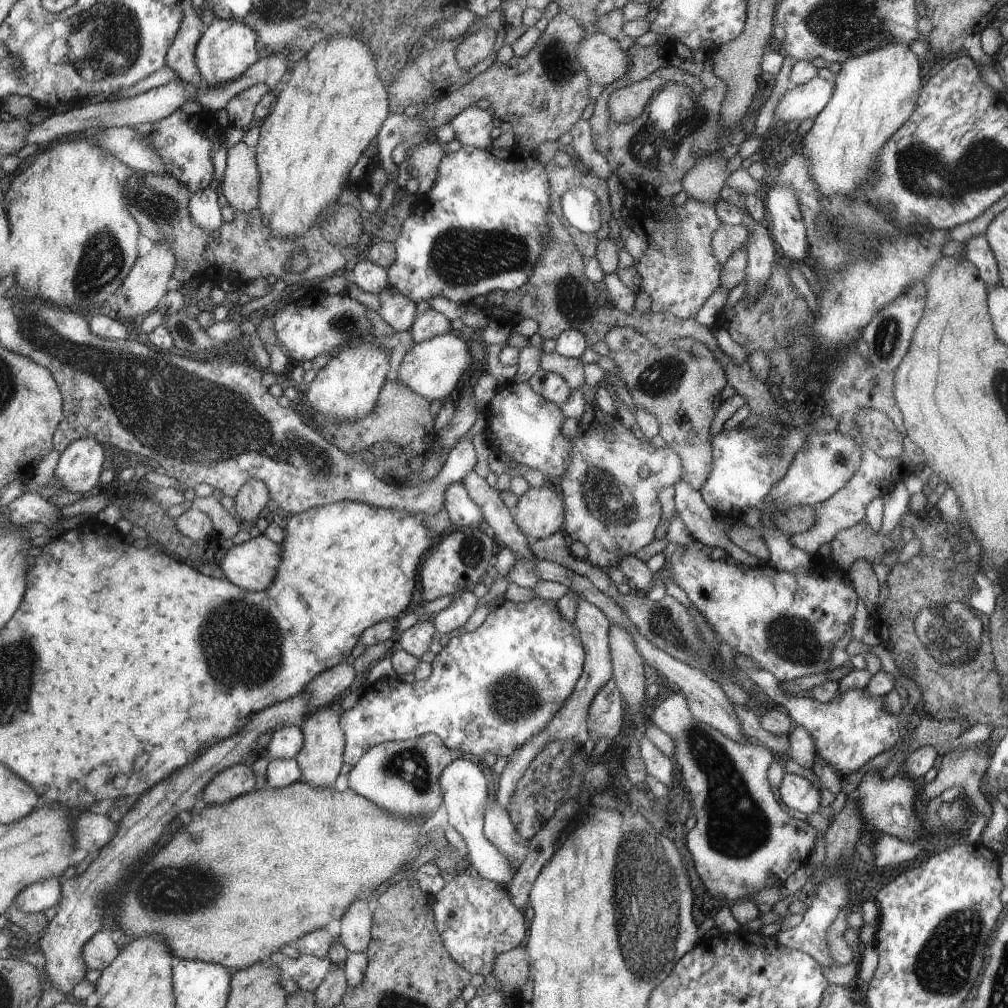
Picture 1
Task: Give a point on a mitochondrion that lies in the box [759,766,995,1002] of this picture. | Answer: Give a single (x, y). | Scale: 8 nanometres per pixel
(946, 963)

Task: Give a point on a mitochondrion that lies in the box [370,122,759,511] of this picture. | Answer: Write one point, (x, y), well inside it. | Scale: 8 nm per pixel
(459, 259)

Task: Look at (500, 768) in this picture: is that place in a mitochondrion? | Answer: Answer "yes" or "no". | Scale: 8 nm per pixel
no

